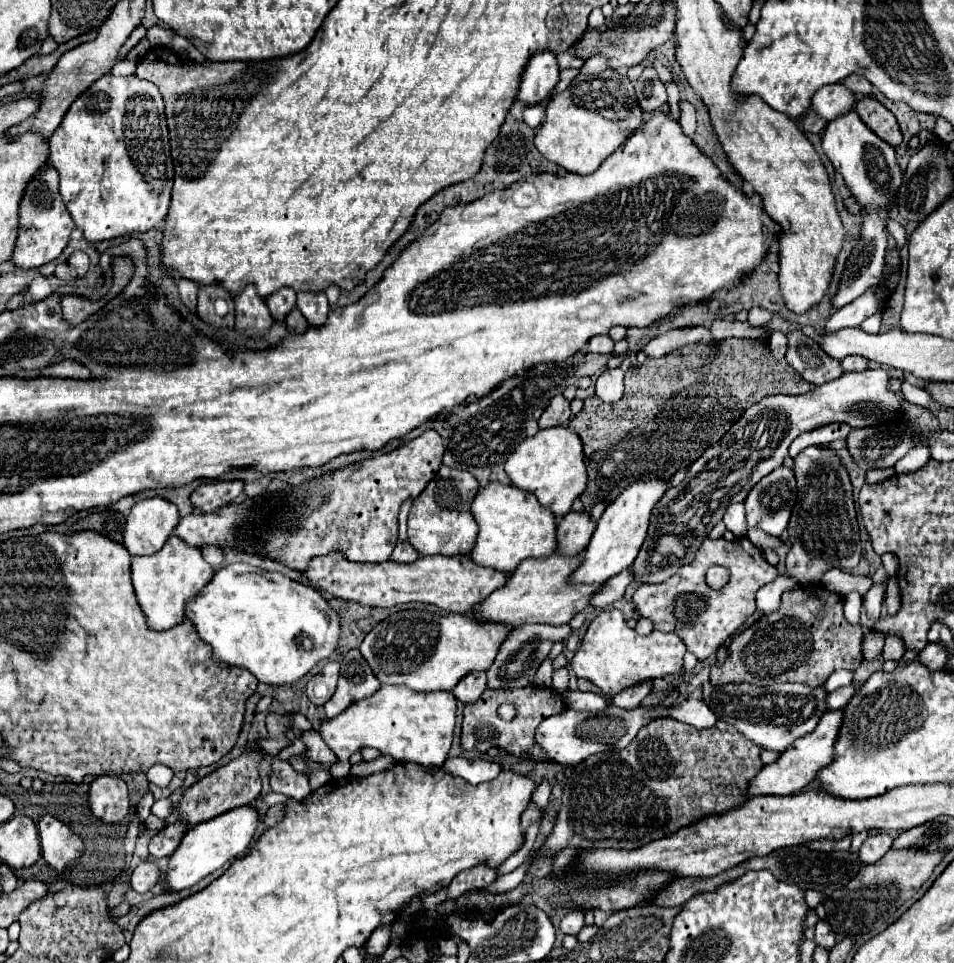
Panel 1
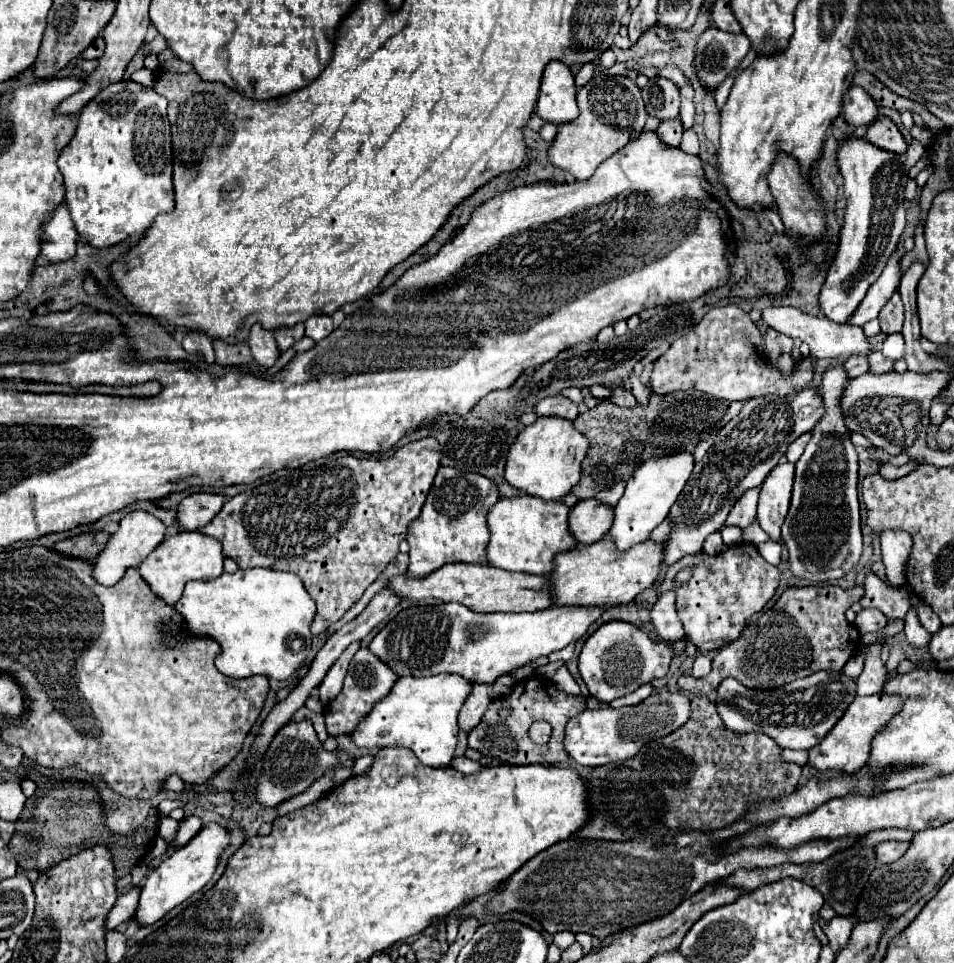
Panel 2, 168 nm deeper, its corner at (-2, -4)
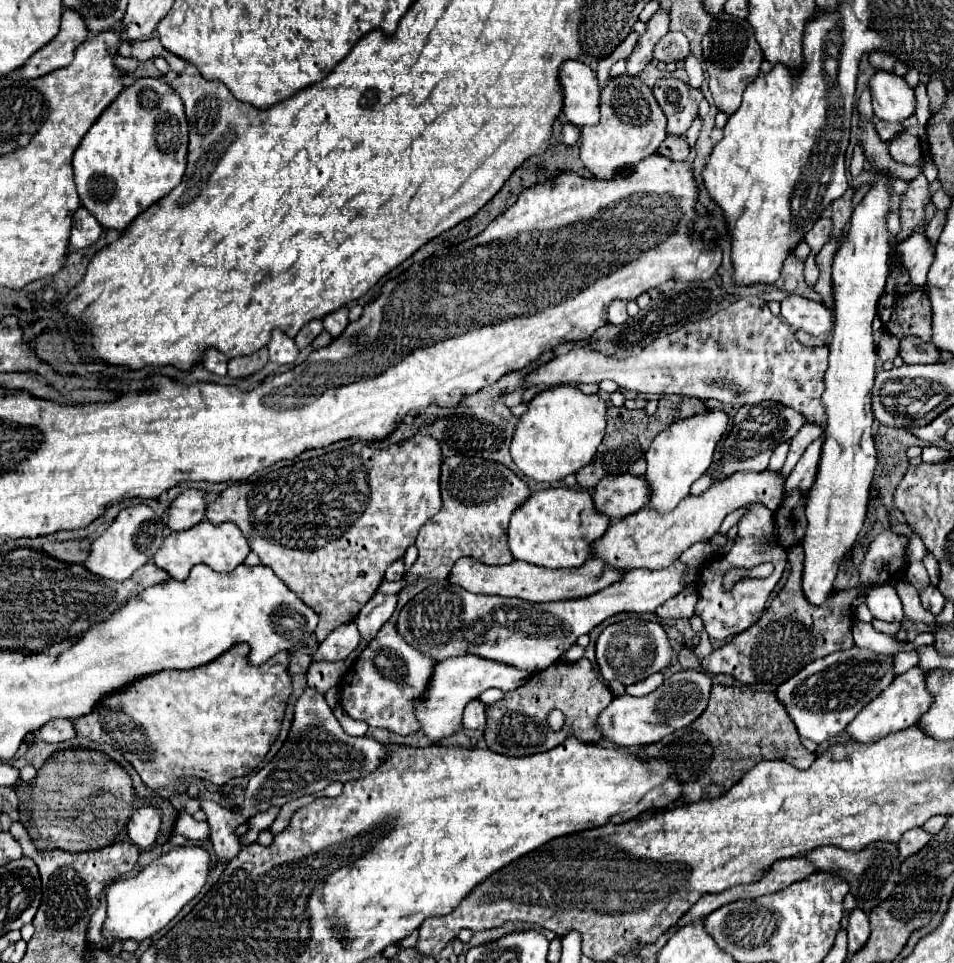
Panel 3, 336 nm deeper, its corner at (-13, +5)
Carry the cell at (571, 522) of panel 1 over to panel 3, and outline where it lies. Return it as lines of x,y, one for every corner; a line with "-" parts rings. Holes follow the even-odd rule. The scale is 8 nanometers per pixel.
631,473
607,475
593,489
595,507
611,519
627,517
629,513
643,509
649,503
649,497
651,489
647,487
645,477

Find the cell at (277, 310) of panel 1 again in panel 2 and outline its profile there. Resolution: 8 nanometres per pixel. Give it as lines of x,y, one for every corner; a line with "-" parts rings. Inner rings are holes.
294,324
294,326
280,326
274,332
274,338
278,342
278,348
280,350
286,350
290,348
296,340
300,340
304,336
304,326
302,324

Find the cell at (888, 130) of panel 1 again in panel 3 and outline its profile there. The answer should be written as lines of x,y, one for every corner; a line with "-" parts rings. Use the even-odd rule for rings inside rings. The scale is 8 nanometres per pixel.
903,131
901,135
897,135
889,143
889,149
891,149
891,157
895,157
895,161
899,161
903,165
919,165
921,155
923,155
919,137
915,137
909,131

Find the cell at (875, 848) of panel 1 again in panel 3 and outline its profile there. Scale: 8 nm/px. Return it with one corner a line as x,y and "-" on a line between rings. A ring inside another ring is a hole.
911,829
911,831
907,831
907,833
901,837
901,841
897,843
897,845
899,845
899,853
901,853
903,857
911,857
911,855
915,855
917,851
921,851
929,841
931,841
931,835
929,835
925,829

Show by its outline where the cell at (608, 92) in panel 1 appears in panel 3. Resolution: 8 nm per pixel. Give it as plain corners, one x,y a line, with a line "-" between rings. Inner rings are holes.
623,75
611,79
601,91
601,121
595,127
581,127
581,161
597,179
613,179
617,173
657,153
665,137
665,117
653,91
639,77

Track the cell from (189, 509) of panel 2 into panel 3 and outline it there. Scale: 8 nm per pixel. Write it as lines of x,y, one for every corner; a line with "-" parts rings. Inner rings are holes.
197,489
183,491
167,511
167,527
171,531
185,531
205,519
205,493

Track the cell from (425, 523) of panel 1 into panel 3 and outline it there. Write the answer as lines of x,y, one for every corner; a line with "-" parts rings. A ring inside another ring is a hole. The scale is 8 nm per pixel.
447,457
441,465
441,511
431,517
417,535
419,557
411,567
407,585
417,577
447,579
451,567
461,557
475,557
485,565
505,565
513,561
507,545
507,527
511,513
531,495
529,485
509,467
473,457

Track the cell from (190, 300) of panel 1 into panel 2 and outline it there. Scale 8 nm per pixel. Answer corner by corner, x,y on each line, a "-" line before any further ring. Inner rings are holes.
188,330
184,332
182,346
190,354
200,354
206,362
214,362
214,350
212,350
212,340
198,330

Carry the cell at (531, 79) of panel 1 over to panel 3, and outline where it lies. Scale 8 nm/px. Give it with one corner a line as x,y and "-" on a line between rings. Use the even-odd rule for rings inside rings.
565,61
561,69
563,87
563,115
577,127
599,123
599,95
601,87
595,71
579,61

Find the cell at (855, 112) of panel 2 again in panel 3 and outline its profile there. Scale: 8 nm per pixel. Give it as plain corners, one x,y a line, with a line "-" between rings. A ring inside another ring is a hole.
877,71
871,79
873,113
883,121
905,121
915,113
915,89
889,71

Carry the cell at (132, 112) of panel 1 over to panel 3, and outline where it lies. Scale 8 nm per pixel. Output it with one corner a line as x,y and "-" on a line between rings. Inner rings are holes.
137,79
101,113
73,155
73,173
81,205
89,209
105,229
125,231
139,213
181,183
187,165
187,143
189,131
181,97
163,79

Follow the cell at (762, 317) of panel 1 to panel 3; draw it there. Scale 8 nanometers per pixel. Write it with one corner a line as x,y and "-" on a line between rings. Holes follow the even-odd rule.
789,295
781,301
781,317
793,327
811,335
823,335
833,329
831,311
817,301
801,295

